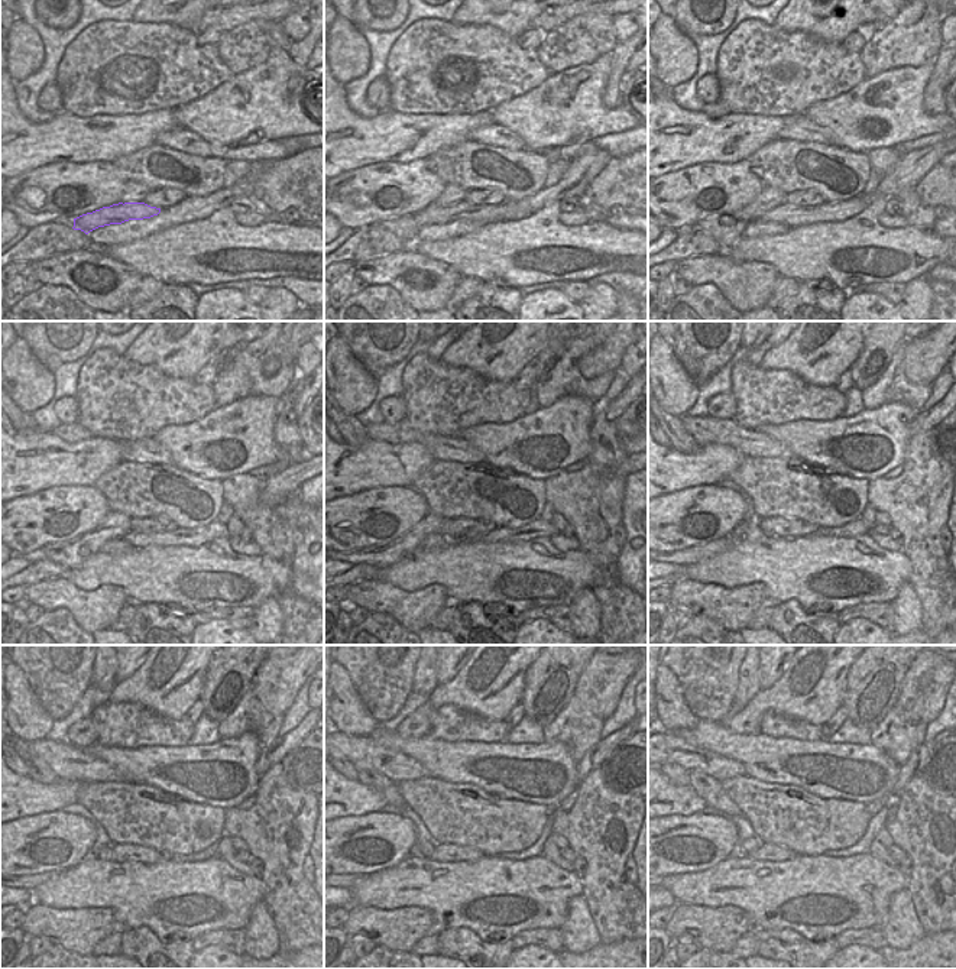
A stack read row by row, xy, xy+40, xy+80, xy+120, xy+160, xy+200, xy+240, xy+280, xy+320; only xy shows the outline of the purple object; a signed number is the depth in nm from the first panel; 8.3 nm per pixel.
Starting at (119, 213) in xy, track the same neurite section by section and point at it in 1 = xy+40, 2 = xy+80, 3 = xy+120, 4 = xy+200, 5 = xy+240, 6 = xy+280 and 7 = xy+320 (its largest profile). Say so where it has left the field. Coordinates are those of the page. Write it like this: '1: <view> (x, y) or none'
1: xy+40 (508, 210)
2: xy+80 (788, 214)
3: xy+120 (197, 535)
4: xy+200 (855, 528)
5: xy+240 (240, 855)
6: xy+280 (567, 854)
7: xy+320 (895, 854)

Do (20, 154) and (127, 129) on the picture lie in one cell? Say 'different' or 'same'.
same

